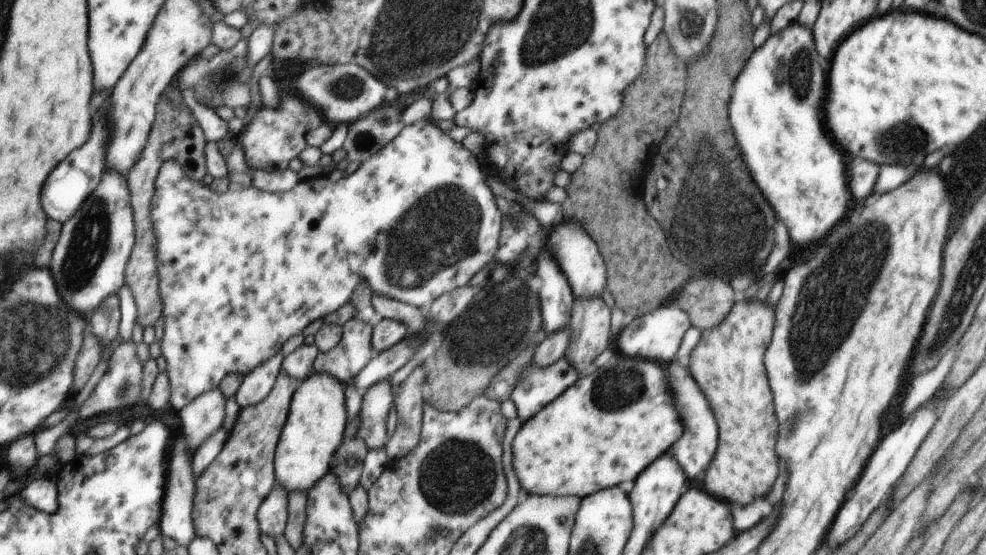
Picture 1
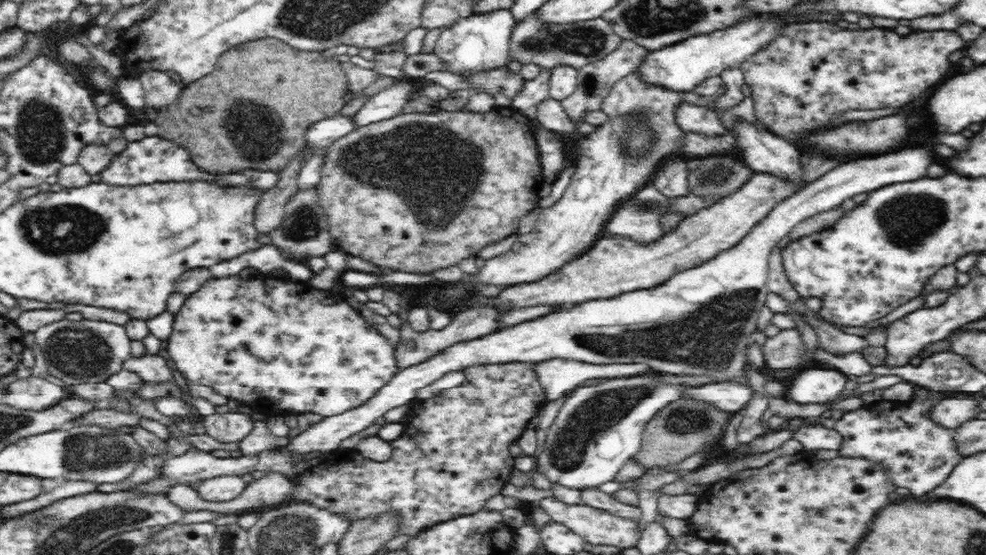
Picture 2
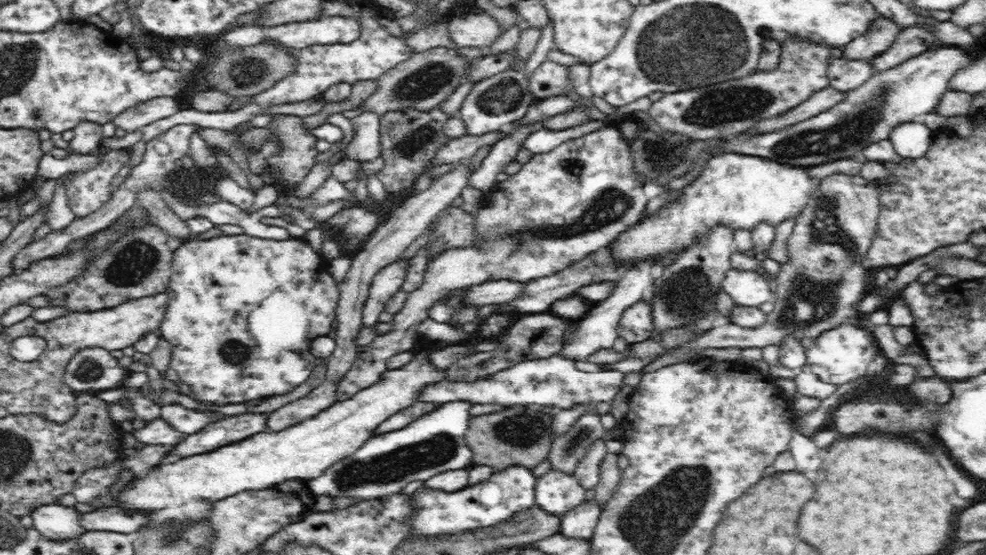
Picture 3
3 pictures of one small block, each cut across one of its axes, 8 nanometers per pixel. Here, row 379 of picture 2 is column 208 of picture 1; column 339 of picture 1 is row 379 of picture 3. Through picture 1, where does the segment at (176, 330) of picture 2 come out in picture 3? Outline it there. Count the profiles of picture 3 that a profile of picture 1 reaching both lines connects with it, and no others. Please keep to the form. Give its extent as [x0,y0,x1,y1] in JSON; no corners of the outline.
[160,235,341,405]

